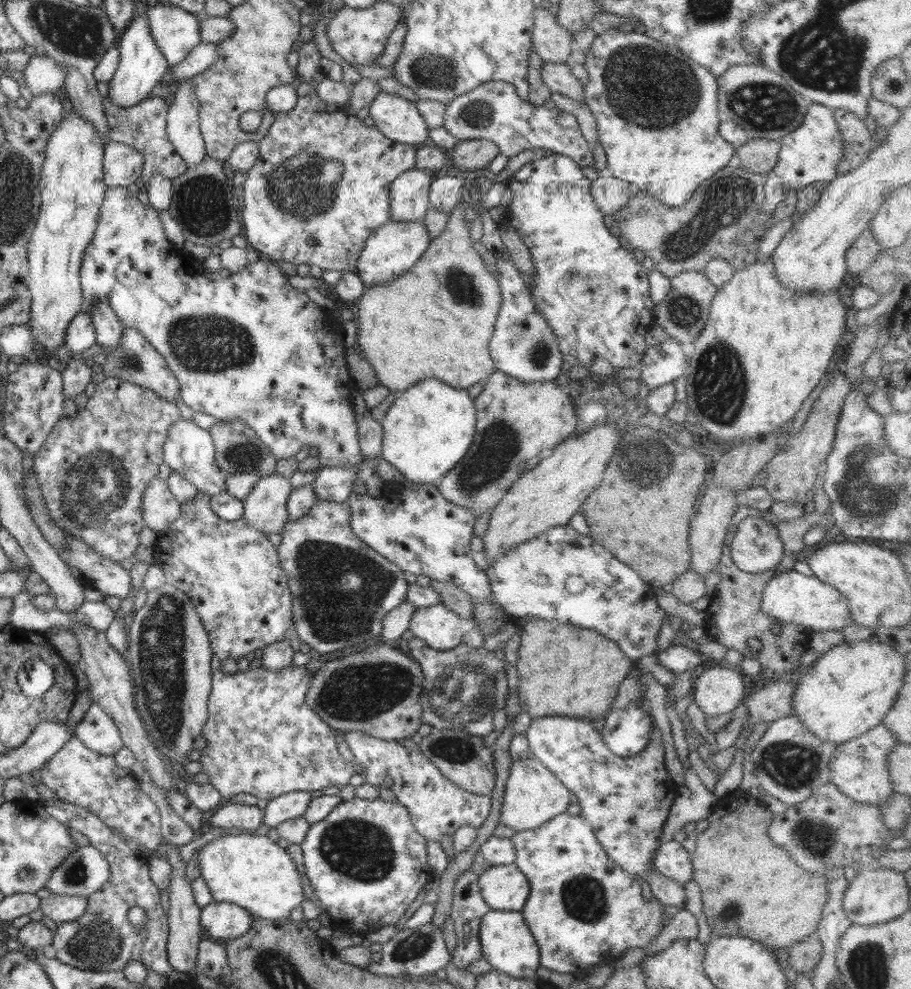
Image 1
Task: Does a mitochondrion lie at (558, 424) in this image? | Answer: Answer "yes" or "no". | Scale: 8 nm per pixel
no

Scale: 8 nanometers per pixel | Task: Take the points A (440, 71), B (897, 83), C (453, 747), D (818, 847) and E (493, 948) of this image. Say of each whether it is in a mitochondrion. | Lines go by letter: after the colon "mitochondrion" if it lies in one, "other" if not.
A: mitochondrion
B: mitochondrion
C: mitochondrion
D: mitochondrion
E: other

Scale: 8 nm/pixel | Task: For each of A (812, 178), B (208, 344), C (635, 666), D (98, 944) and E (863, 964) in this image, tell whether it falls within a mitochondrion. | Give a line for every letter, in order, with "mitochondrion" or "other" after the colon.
A: other
B: mitochondrion
C: other
D: mitochondrion
E: mitochondrion

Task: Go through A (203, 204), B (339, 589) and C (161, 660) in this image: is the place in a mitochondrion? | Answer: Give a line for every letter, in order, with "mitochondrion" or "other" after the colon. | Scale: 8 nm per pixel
A: mitochondrion
B: mitochondrion
C: mitochondrion

